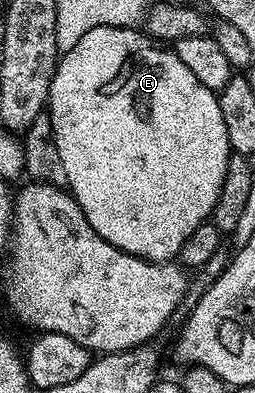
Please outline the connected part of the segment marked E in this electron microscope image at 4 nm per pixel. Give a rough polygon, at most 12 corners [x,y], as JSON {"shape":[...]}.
{"shape":[[135,27],[57,59],[67,191],[175,261],[230,149],[219,95]]}

